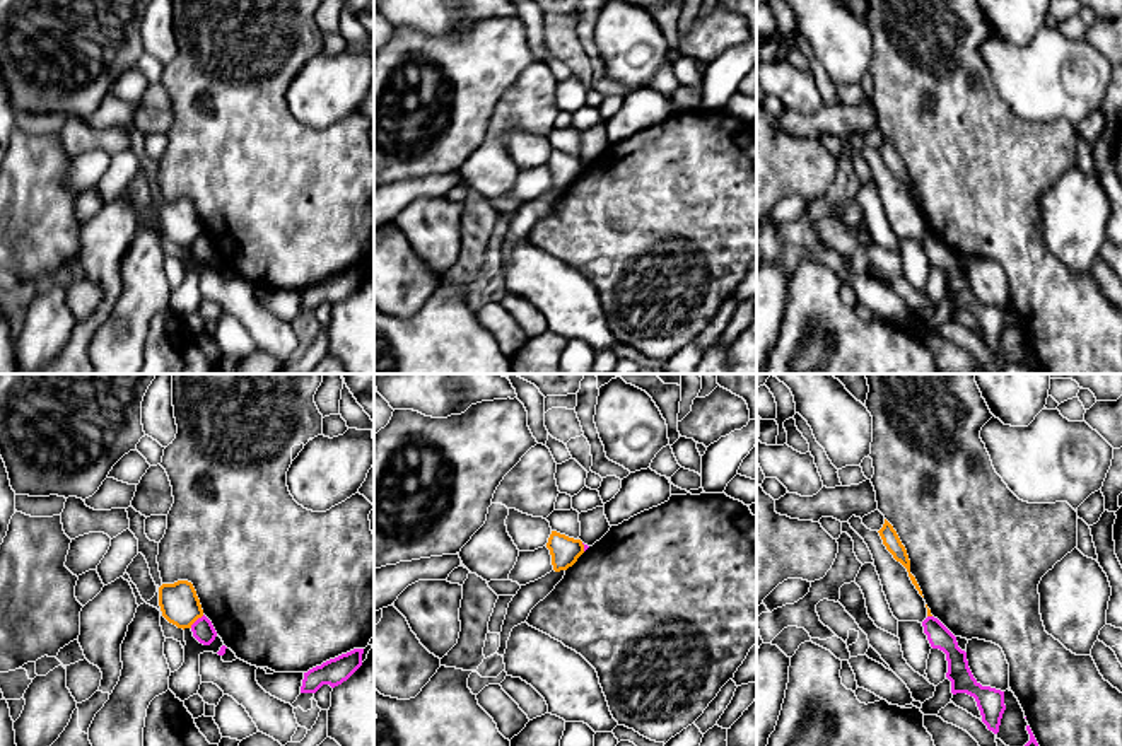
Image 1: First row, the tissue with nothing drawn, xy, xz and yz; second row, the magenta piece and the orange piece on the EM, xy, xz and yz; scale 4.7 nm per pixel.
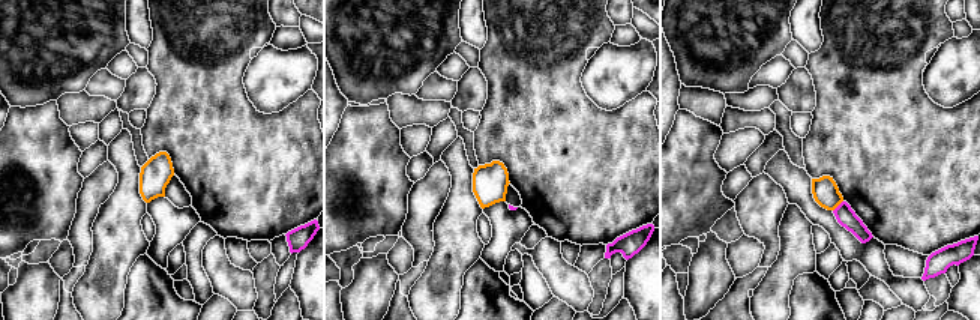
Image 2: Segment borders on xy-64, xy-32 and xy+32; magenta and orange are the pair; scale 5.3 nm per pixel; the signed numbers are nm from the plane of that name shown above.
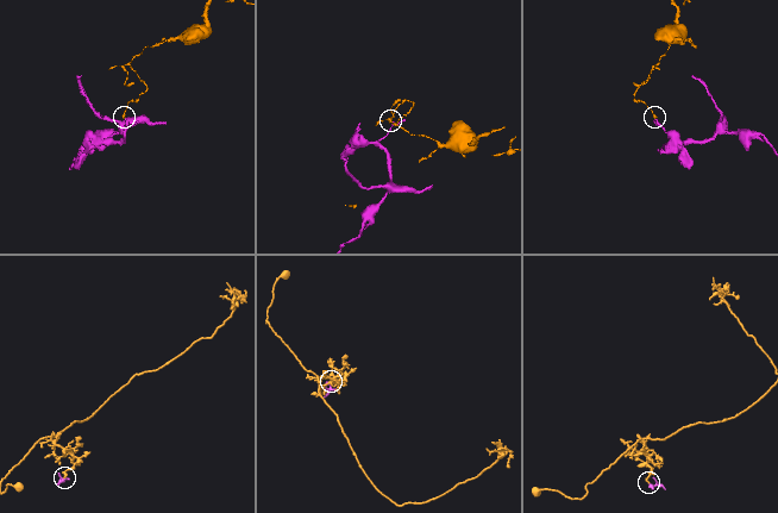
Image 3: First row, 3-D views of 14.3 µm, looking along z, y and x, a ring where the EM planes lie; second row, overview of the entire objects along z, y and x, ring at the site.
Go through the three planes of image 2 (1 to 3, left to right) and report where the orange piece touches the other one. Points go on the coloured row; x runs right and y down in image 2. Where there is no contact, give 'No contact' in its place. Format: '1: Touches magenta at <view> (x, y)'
1: No contact
2: No contact
3: Touches magenta at xy+32 (838, 206)

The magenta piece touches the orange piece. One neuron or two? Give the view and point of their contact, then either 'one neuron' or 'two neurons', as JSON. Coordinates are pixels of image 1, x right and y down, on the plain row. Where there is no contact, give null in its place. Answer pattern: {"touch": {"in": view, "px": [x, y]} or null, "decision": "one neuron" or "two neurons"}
{"touch": {"in": "xy", "px": [197, 238]}, "decision": "two neurons"}

